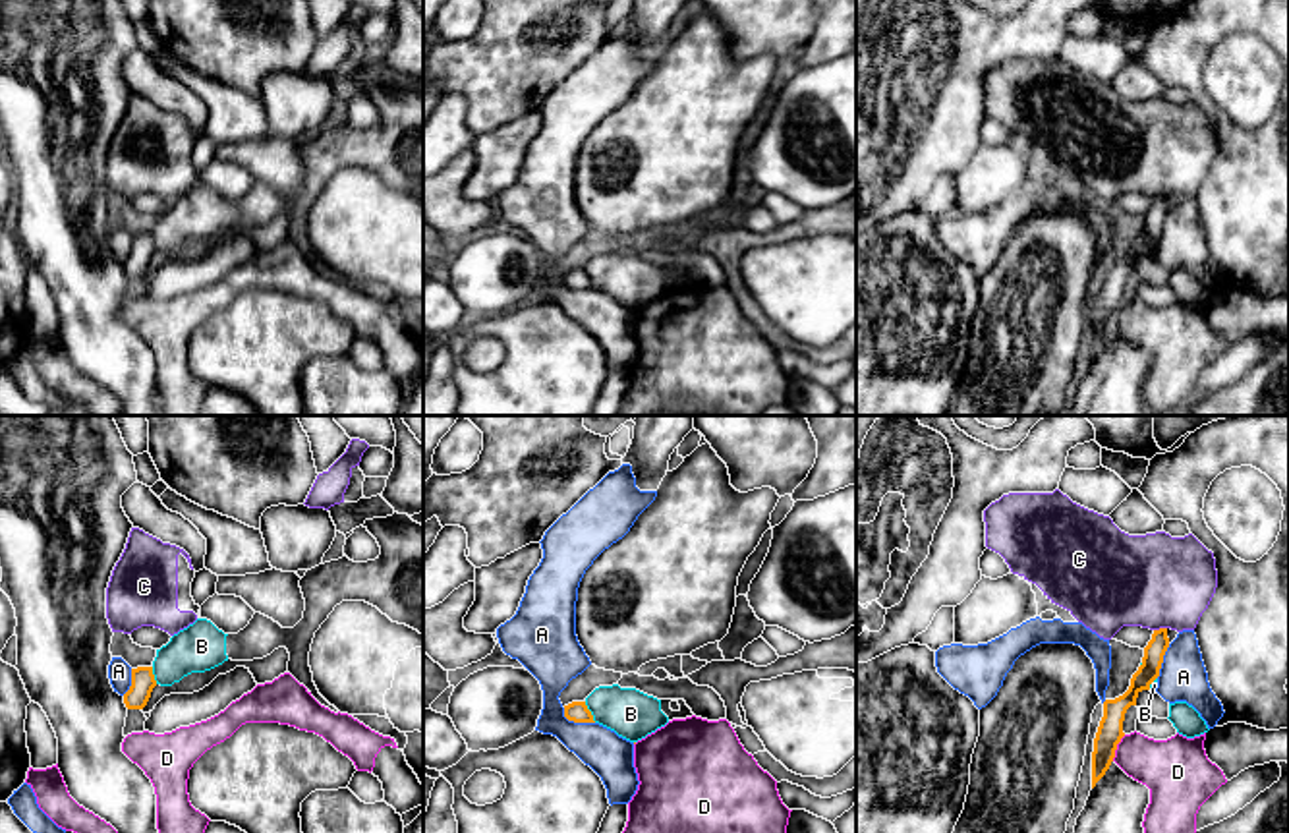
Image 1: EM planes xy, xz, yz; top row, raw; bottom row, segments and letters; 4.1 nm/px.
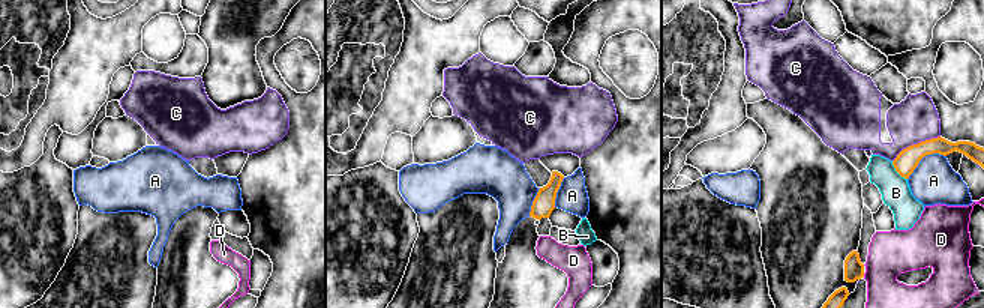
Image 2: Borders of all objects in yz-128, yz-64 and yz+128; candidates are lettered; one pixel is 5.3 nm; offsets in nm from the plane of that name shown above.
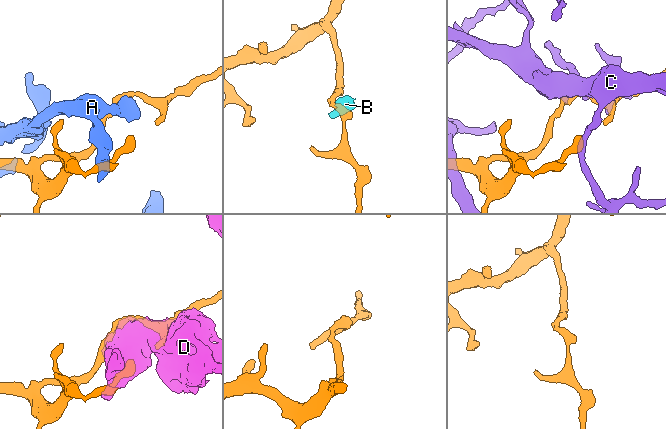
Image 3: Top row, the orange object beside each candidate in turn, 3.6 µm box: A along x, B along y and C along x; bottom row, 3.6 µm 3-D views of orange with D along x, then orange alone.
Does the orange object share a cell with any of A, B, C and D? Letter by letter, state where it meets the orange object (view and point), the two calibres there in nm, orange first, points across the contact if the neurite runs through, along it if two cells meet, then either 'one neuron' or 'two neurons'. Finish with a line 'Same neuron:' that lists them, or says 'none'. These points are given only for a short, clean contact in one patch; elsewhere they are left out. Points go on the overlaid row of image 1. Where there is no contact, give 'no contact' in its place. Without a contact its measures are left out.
A: xz (576, 721) | 90/190 nm | two neurons
B: xz (590, 712) | 90/200 nm | along xz (584, 702), (596, 721) | two neurons
C: yz (1160, 629) | 90/400 nm | two neurons
D: yz (1116, 748) | 110/240 nm | two neurons
Same neuron: none

